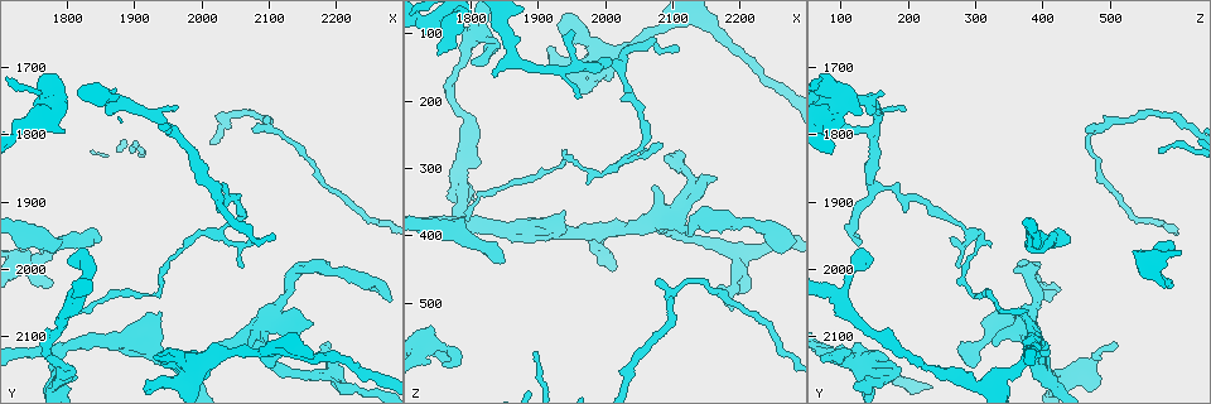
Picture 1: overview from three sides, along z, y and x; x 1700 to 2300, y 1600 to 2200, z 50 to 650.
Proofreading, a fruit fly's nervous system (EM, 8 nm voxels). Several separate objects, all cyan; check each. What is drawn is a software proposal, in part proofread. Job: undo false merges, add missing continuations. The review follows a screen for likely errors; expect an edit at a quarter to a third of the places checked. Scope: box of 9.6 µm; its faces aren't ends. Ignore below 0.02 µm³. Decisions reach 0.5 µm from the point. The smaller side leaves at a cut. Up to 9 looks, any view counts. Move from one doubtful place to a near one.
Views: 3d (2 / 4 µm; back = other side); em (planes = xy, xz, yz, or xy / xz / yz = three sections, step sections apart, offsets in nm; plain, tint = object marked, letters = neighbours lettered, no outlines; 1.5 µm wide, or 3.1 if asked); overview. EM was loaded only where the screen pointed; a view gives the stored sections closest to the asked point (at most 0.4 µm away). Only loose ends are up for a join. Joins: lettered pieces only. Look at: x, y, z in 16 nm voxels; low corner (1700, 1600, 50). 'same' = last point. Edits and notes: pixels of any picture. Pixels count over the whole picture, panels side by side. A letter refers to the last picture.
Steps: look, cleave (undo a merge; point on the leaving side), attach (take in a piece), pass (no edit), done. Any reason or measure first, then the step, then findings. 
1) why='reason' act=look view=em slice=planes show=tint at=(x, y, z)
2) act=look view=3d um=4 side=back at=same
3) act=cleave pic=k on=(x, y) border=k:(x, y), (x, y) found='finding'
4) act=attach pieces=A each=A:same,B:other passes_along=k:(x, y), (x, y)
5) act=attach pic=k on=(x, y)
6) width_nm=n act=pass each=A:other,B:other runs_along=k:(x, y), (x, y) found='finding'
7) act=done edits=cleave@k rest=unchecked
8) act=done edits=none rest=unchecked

why='tapers out' act=look view=em slice=planes show=letters at=(1960, 1765, 200)

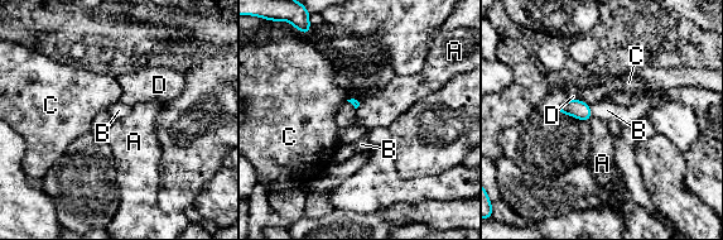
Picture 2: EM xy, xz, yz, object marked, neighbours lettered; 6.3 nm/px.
act=attach pieces=B each=A:other,B:same,C:other,D:other passes_along=2:(577, 109), (589, 111), (607, 110) found='it goes on there'

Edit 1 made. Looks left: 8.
why='an open end' act=look view=3d um=2 side=back at=(1850, 1955, 435)

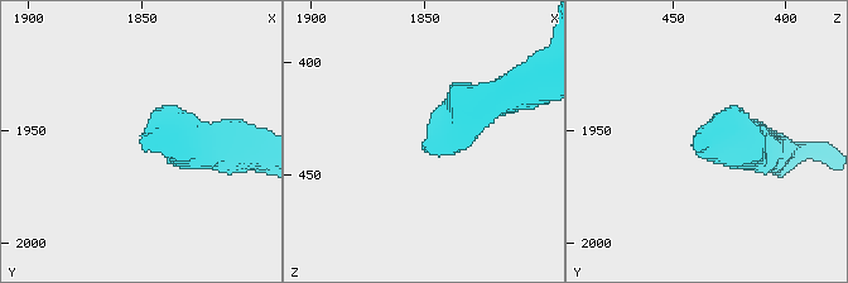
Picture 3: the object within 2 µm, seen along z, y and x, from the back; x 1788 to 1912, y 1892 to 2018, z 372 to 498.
why='need the tissue' act=look view=em slice=planes show=plain at=(1847, 1959, 439)

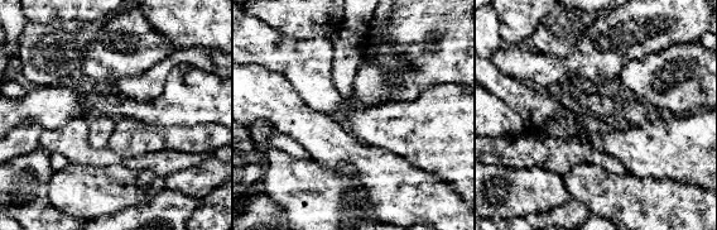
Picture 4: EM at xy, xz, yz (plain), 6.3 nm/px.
why='what lies round it' act=look view=em slice=planes show=letters at=same

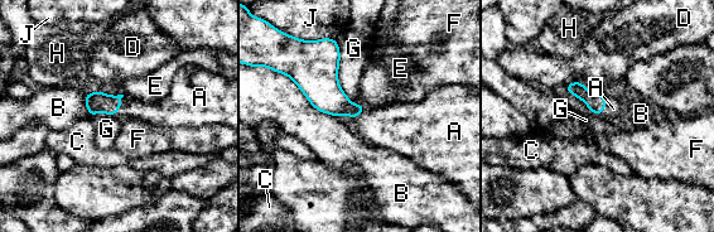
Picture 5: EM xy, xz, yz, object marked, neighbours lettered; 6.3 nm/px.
act=attach pieces=A each=A:same,B:other,C:other,D:other,E:other,F:other,G:other,H:other,J:other passes_along=5:(99, 101), (120, 105), (158, 112) found='the neuron continues'

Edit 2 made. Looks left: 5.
why='see it whole again' act=look view=overview

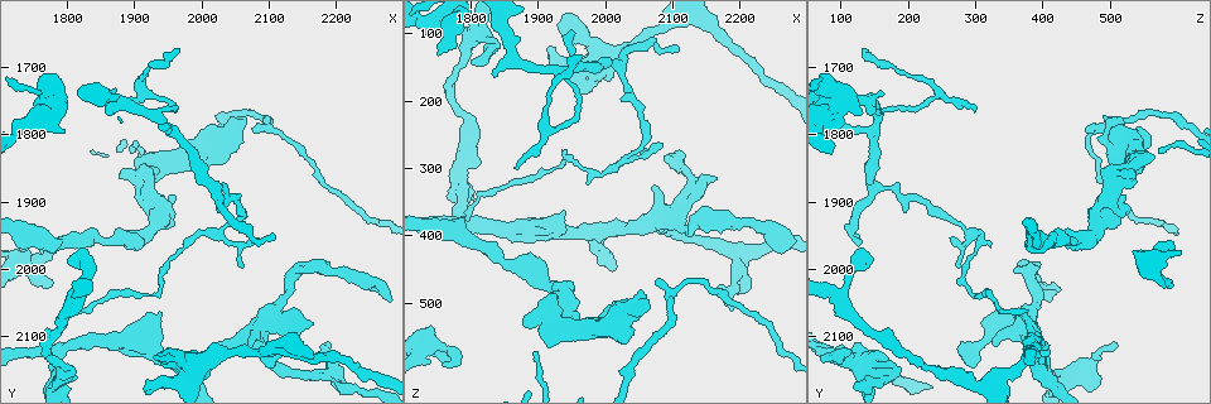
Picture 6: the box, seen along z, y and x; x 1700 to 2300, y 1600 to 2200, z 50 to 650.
why='thin end' act=look view=em slice=xy step=8 show=plain at=(1870, 1760, 300)

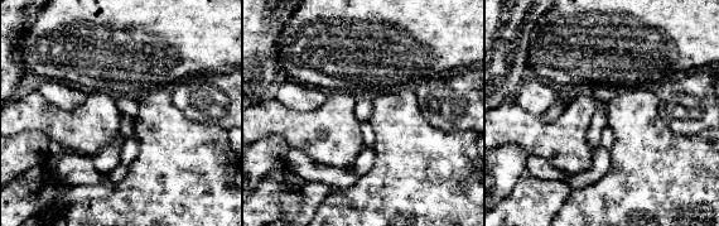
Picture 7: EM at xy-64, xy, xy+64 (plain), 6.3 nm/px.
act=look view=em slice=xy step=8 show=letters at=same

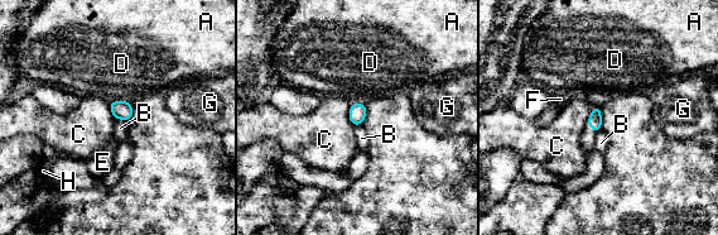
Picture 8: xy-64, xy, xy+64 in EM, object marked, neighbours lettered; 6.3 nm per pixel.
width_nm=100 act=pass each=A:other,B:other,C:other,D:other,E:other,F:other,G:other,H:other border=8:(116, 118), (126, 121) found='none of them fits'

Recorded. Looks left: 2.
why='sudden change in width' act=look view=em slice=planes show=tint at=(2045, 2125, 115)

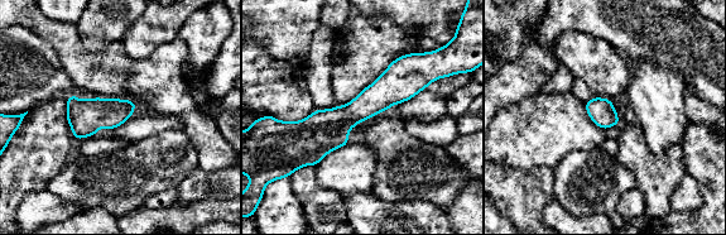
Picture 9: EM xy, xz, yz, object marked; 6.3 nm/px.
why='see the neighbours' act=look view=em slice=planes show=letters at=same

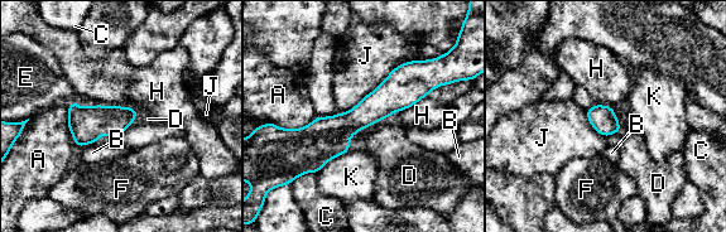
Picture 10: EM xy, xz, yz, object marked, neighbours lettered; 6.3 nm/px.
longest_contact=J:650nm act=pass each=A:other,B:other,C:other,D:other,E:other,F:other,H:other,J:other,K:other found='one neuron here'

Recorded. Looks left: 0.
act=done edits=attach@2,attach@5 rest=unchecked

